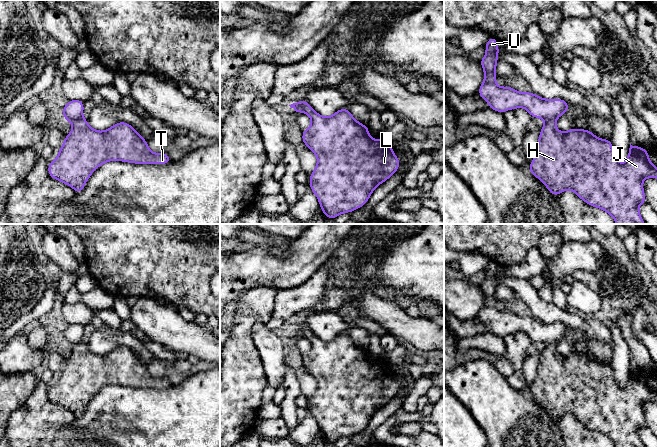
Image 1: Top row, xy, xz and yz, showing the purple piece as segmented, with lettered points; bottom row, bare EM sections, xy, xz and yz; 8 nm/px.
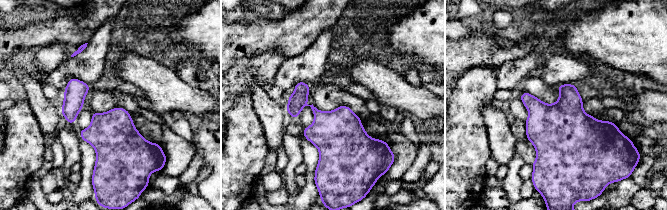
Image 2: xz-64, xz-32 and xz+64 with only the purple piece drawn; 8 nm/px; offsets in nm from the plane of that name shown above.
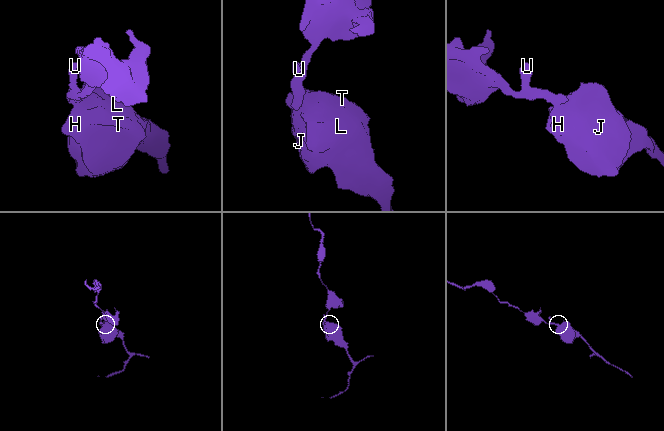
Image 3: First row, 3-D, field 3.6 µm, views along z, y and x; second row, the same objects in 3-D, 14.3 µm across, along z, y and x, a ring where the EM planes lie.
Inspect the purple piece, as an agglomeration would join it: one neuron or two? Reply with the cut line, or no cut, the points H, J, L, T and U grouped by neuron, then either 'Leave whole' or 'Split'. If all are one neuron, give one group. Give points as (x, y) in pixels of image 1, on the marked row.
Split along xz (303, 100), (299, 105), (299, 111). Groups: H J L T / U. Split

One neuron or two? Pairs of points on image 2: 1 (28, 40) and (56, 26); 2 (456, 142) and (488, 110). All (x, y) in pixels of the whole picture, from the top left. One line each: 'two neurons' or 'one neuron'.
1: one neuron
2: two neurons

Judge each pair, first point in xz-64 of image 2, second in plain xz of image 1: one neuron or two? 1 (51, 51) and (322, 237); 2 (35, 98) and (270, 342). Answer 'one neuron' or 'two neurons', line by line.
1: two neurons
2: one neuron

